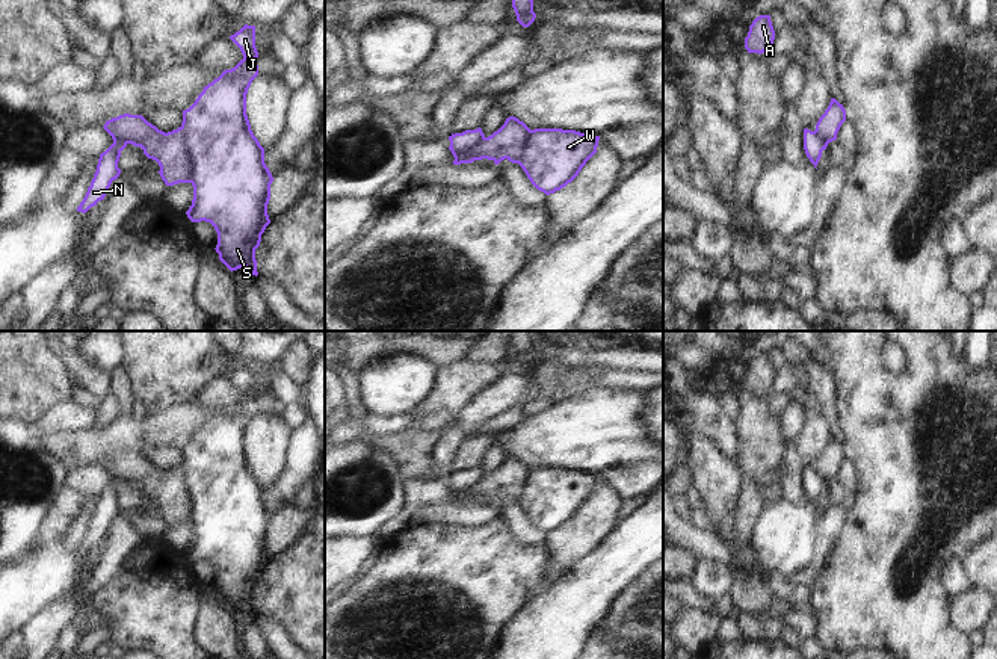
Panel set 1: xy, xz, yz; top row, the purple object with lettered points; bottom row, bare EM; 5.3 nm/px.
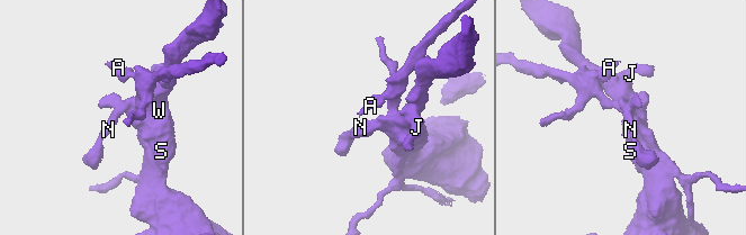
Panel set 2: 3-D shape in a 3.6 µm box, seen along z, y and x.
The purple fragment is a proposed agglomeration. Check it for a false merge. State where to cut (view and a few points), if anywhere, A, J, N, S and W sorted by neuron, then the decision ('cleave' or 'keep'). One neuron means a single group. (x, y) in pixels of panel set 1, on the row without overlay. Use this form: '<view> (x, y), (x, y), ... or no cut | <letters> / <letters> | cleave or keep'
xy (180, 466), (194, 501), (192, 520) | A / J N S W | cleave

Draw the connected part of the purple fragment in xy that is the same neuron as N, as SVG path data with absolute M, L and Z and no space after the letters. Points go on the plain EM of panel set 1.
M113 479L113 482L100 493L97 509L88 526L88 531L77 546L77 550L86 552L91 546L97 544L98 540L104 538L113 518L121 512L118 500L121 490L127 485L127 481Z

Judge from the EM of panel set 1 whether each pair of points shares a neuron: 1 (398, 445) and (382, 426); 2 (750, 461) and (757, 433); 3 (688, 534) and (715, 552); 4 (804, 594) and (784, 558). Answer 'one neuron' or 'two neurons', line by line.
1: two neurons
2: one neuron
3: one neuron
4: two neurons

